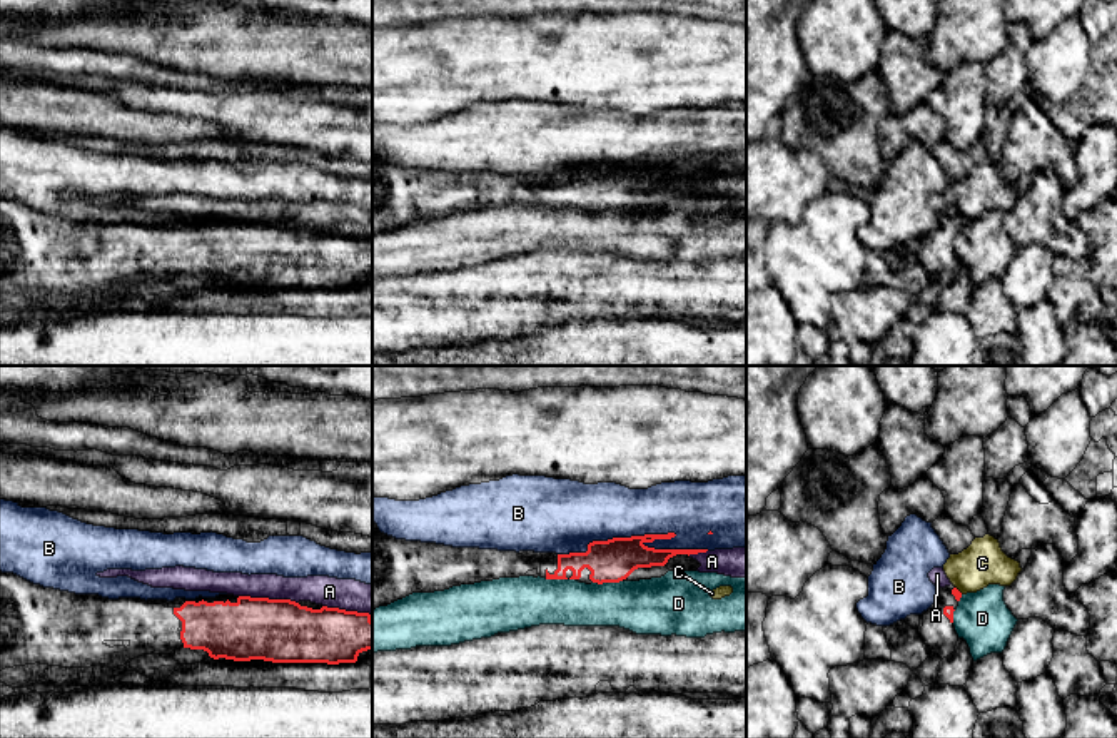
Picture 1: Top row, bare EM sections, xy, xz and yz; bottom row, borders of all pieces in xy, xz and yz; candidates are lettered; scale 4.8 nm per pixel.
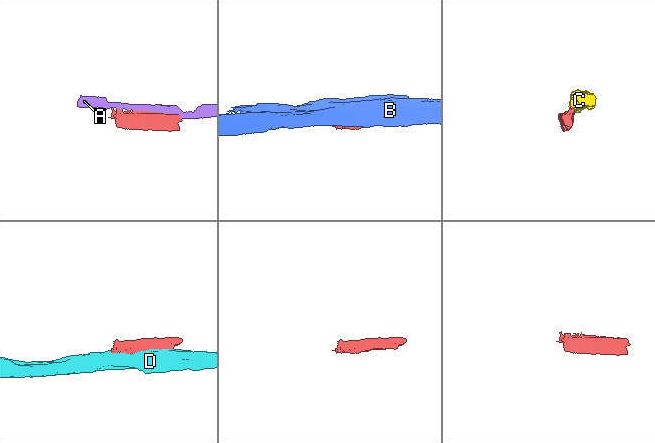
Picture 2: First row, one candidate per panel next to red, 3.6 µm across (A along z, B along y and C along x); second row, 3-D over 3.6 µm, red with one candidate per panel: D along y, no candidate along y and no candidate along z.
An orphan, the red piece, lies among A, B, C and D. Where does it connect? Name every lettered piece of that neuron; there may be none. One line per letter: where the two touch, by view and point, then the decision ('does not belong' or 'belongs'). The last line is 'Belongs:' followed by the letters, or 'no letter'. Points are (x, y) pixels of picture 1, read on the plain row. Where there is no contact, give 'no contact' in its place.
A: xy (267, 224) | does not belong
B: xz (660, 161) | does not belong
C: yz (957, 216) | does not belong
D: xz (606, 207) | does not belong
Belongs: no letter

